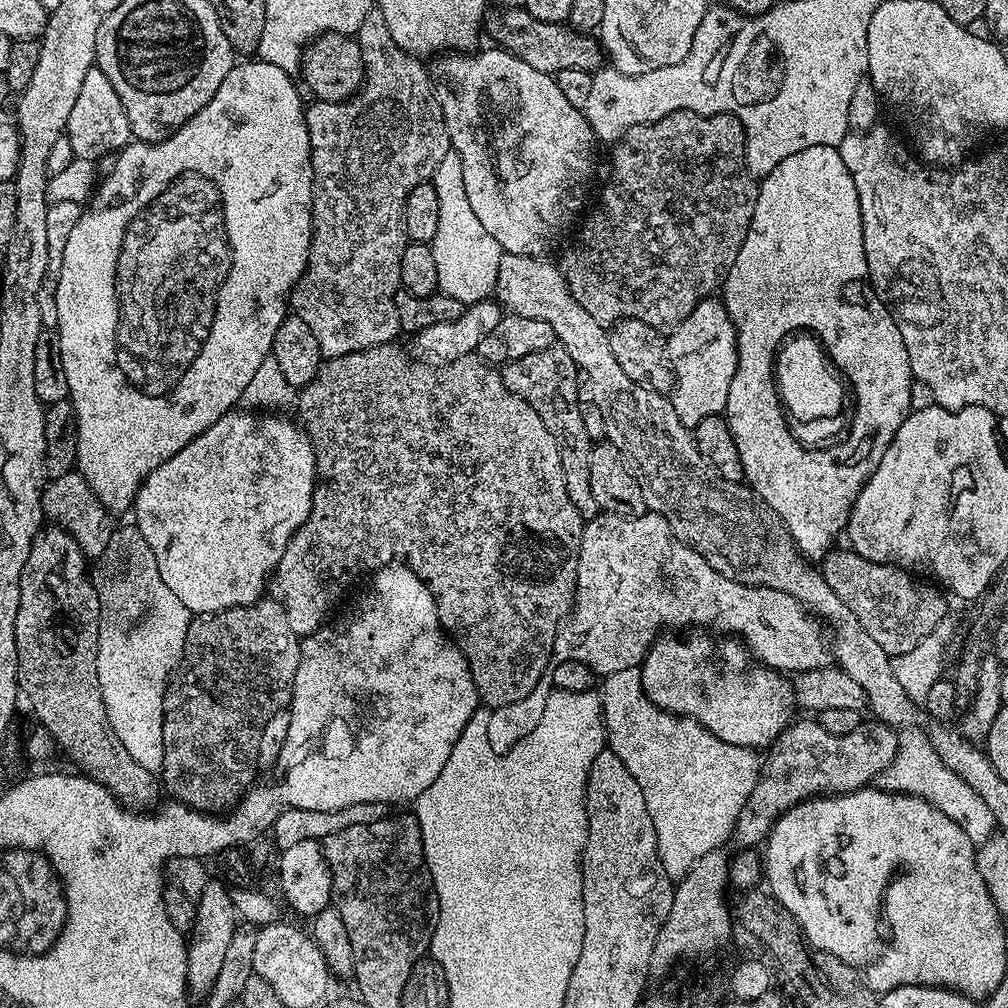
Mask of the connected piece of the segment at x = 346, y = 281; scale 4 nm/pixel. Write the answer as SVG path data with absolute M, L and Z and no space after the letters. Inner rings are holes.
M374 7L362 22L362 26L354 35L358 46L362 50L362 62L364 63L364 83L359 92L351 100L339 100L330 102L329 100L313 99L305 107L304 121L310 134L310 146L312 147L312 245L308 255L308 265L300 276L300 281L292 288L290 297L291 311L302 318L310 326L311 333L318 338L321 357L333 360L342 354L354 354L358 350L373 348L379 344L390 344L397 339L396 335L401 335L402 329L398 322L398 306L396 296L402 291L400 282L400 271L402 270L402 254L406 237L404 234L404 207L406 198L410 190L419 184L427 184L432 179L434 170L442 163L442 158L452 151L450 134L446 130L446 122L442 114L442 106L436 97L433 77L423 68L421 61L412 56L398 42L394 42L394 37L390 35L390 26L382 18L379 8Z

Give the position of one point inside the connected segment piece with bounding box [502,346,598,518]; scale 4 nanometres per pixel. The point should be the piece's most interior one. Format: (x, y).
(546, 380)

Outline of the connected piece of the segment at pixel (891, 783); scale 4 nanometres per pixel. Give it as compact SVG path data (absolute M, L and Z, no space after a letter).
M927 735L900 736L900 747L896 750L894 762L886 766L878 777L879 787L886 792L903 792L905 796L921 796L926 802L930 802L932 808L942 810L962 830L966 830L966 838L975 846L987 844L988 839L997 831L996 819L990 810L986 810L986 802L982 802L978 790L970 786L954 770L947 768L938 758L934 746L928 742Z

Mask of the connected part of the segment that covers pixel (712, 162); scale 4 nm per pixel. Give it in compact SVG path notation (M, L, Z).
M678 110L674 114L666 114L666 118L656 120L653 124L636 124L622 137L615 141L612 152L612 184L608 184L600 192L600 205L587 213L588 221L579 225L580 233L576 241L558 260L560 273L568 287L568 292L594 318L594 322L611 326L620 320L637 320L646 322L646 326L654 326L661 330L671 330L680 325L698 306L698 302L709 299L712 292L721 287L724 277L728 275L730 266L734 266L734 258L738 258L738 250L742 250L742 242L750 230L750 222L754 218L756 205L757 181L748 173L748 162L744 158L744 128L738 117L731 112L703 116L690 110Z

